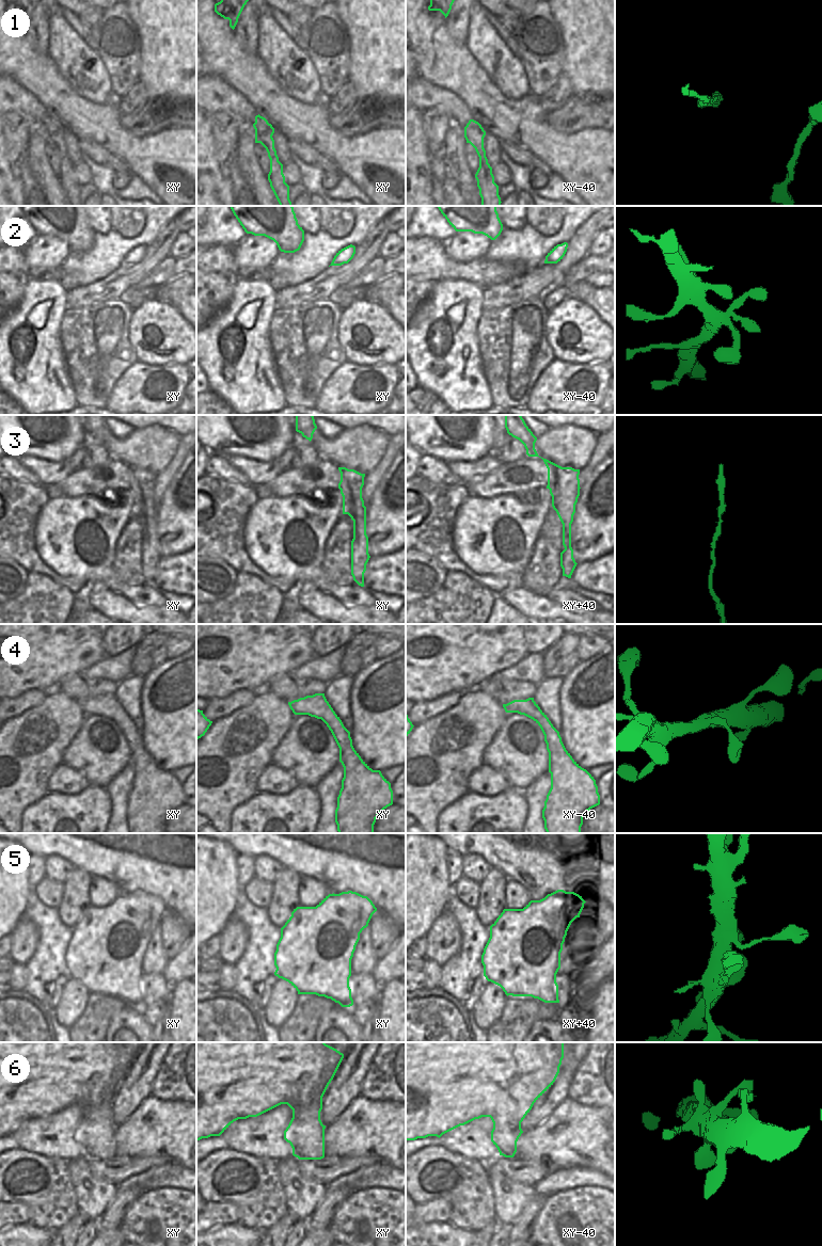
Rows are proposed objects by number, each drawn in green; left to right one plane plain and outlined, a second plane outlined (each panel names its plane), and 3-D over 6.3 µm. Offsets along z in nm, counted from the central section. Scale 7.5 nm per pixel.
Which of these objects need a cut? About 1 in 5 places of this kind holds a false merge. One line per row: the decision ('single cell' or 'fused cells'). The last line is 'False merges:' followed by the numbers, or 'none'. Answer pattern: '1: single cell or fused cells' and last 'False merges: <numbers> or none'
1: single cell
2: single cell
3: single cell
4: single cell
5: single cell
6: single cell
False merges: none

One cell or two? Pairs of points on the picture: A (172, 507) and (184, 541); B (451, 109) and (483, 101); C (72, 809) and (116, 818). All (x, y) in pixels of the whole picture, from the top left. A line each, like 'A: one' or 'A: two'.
A: one
B: two
C: two

